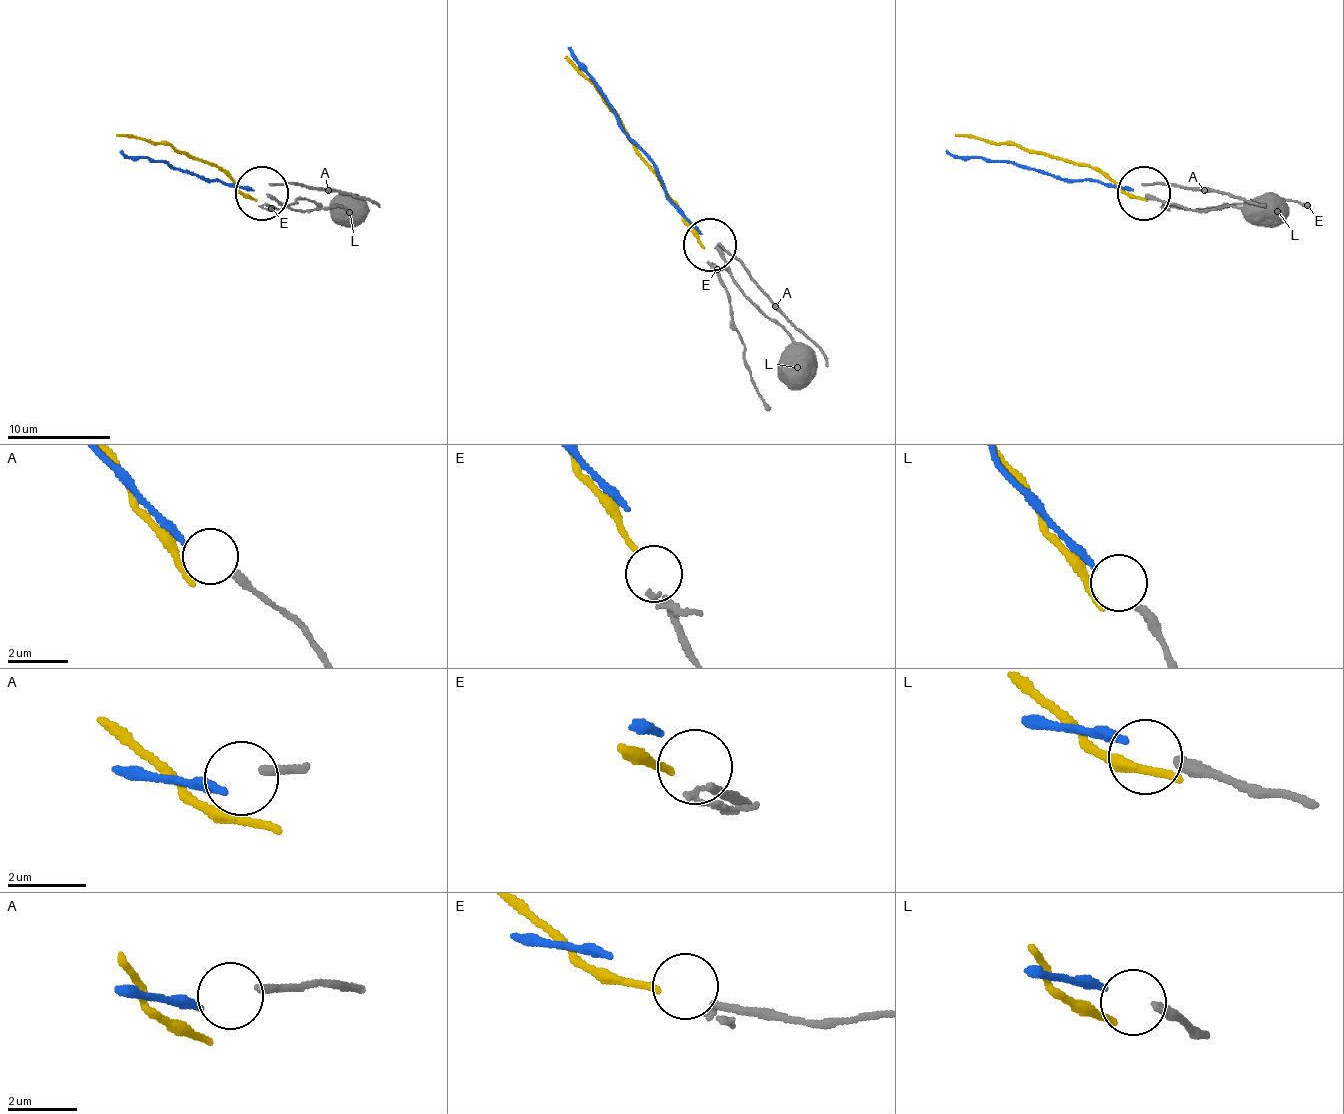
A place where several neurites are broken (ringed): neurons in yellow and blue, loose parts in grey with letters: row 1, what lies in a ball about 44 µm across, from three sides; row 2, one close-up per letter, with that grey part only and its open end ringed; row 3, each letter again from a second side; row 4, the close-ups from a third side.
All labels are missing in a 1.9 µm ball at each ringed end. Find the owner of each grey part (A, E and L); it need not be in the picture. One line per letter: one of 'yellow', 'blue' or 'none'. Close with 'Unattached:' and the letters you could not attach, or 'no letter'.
A: none
E: yellow
L: blue
Unattached: A

